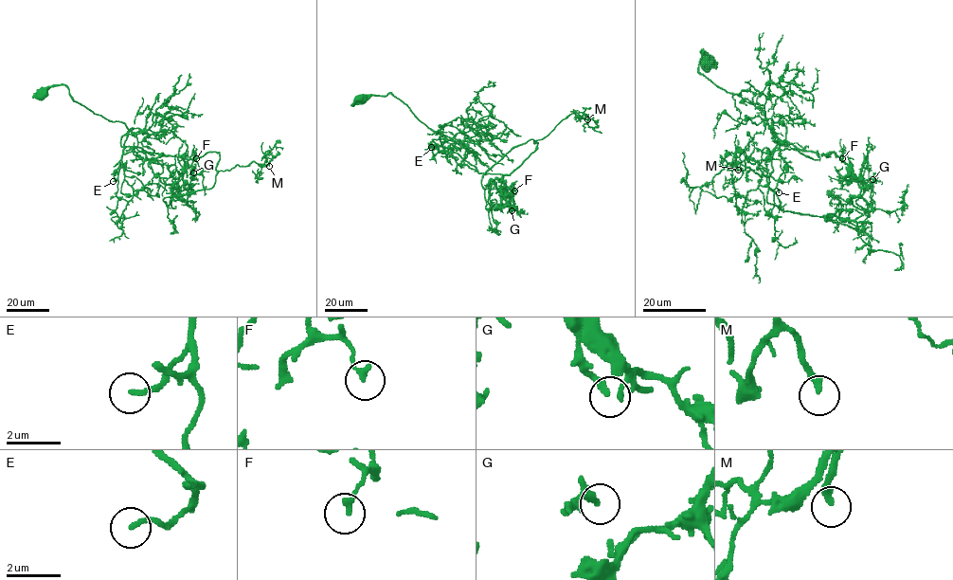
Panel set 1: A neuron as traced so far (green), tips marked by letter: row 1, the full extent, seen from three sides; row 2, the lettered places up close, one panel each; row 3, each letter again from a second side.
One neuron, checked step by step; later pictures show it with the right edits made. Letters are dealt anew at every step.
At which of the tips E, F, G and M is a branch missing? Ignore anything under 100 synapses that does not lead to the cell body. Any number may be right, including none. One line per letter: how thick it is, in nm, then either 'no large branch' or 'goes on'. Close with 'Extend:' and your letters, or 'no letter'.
E: 170 nm thick; no large branch
F: 200 nm thick; no large branch
G: 140 nm thick; no large branch
M: 240 nm thick; goes on
Extend: M

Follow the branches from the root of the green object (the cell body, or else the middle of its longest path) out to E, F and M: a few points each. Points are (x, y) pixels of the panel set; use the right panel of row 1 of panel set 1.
E: (709, 63), (702, 50), (699, 71), (727, 92), (757, 103), (778, 137), (766, 168), (767, 186), (779, 192)
F: (709, 63), (779, 140), (817, 152), (773, 153), (769, 204), (857, 229), (842, 158)
M: (709, 63), (702, 50), (701, 74), (819, 156), (778, 150), (768, 176), (728, 163), (738, 170)

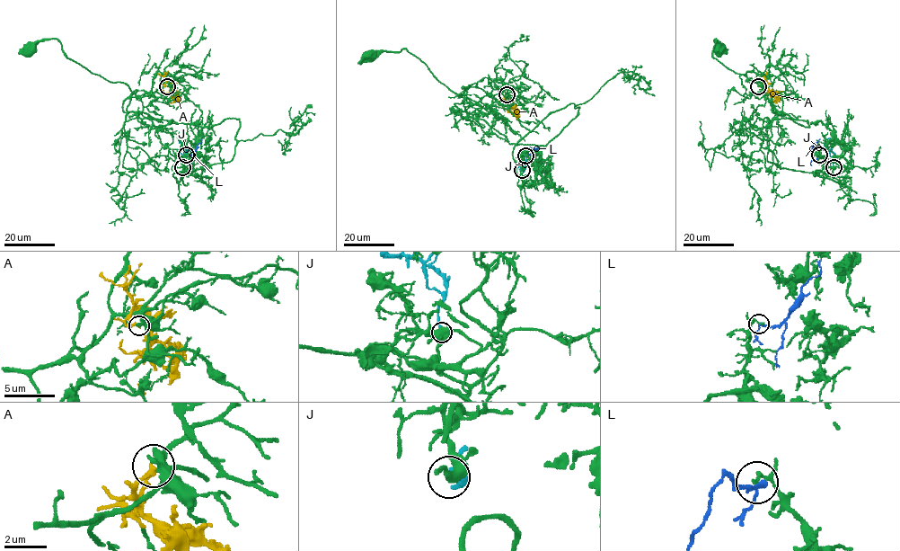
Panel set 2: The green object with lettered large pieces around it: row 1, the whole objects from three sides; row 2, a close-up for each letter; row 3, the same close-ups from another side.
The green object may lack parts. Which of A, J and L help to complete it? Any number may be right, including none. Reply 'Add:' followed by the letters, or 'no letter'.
Add: J

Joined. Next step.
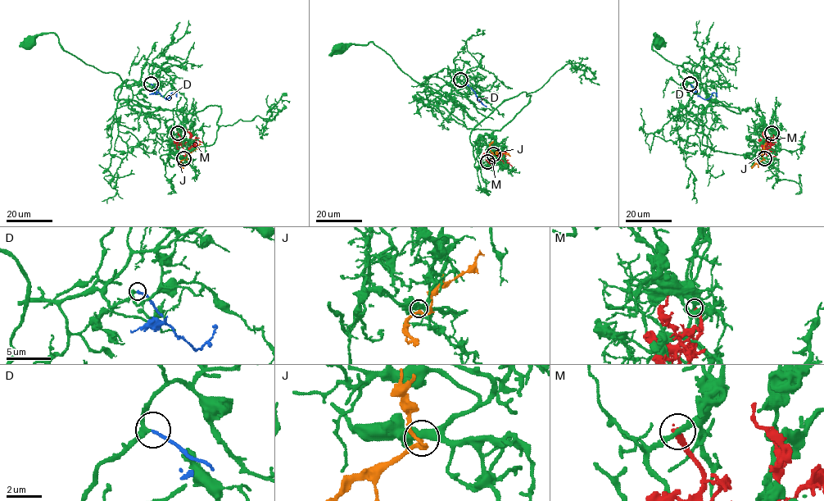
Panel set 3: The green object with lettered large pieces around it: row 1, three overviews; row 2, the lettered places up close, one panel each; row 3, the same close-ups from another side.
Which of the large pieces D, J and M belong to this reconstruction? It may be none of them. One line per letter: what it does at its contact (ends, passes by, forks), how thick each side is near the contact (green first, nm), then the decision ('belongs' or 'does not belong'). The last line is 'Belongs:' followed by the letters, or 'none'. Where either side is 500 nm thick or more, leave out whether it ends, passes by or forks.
D: it ends; calibres 240 and 180 nm; belongs
J: it passes by; calibres 480 and 200 nm; does not belong
M: it ends; calibres 240 and 320 nm; does not belong
Belongs: D

